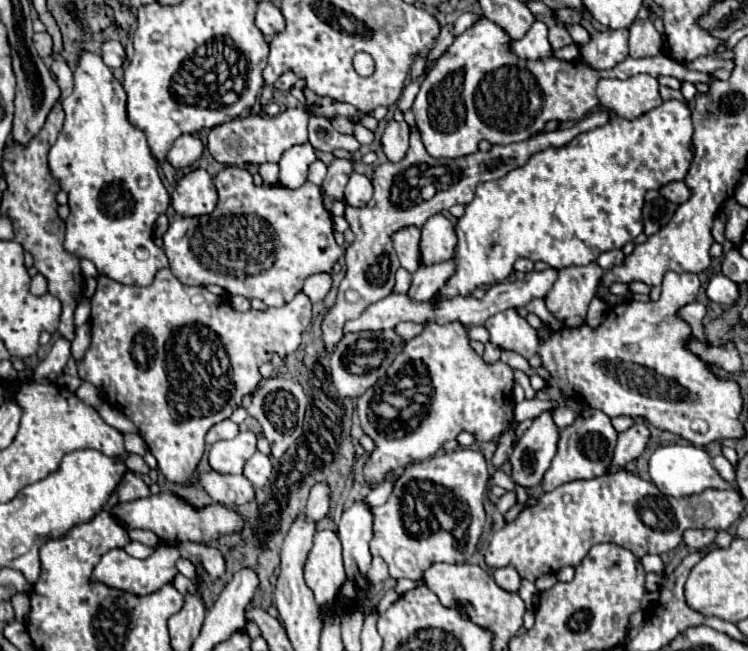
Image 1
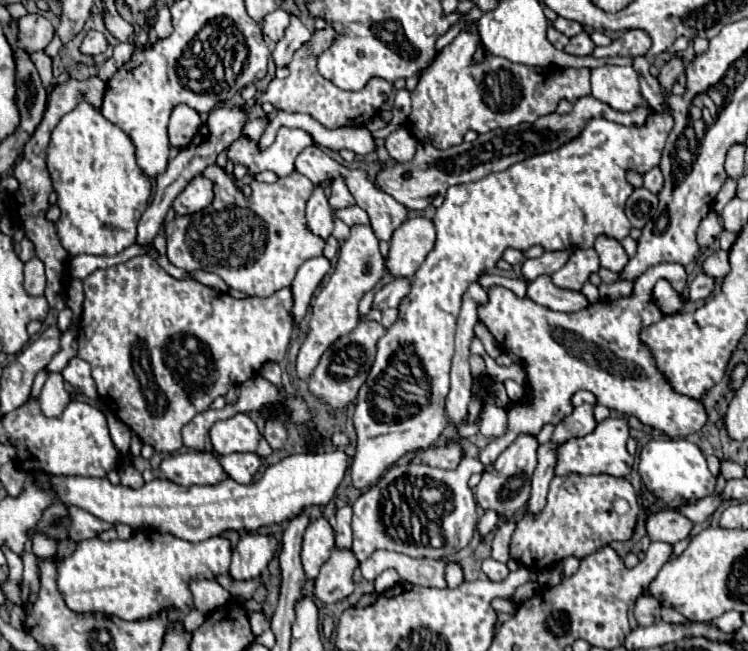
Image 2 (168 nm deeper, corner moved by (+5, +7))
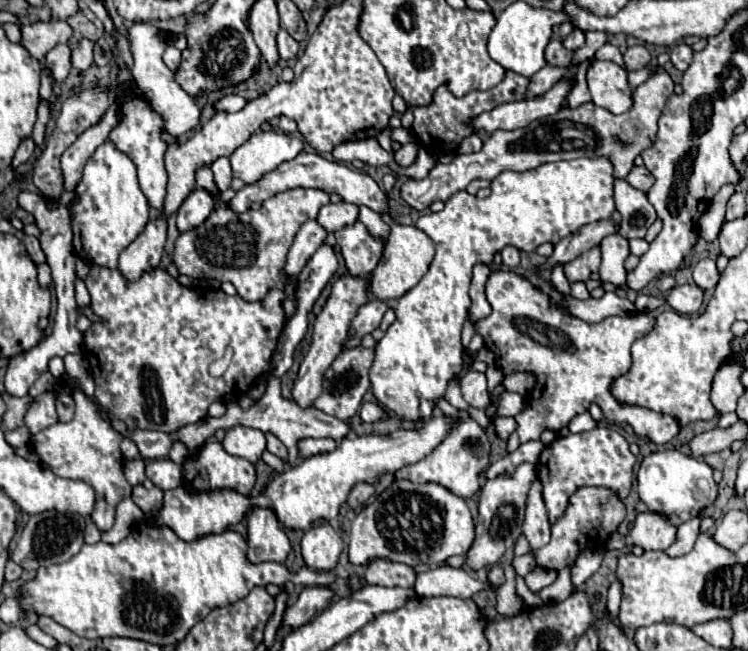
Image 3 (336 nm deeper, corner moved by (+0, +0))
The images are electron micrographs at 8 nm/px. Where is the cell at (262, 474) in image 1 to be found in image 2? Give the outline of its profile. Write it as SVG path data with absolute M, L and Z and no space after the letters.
M244 452L244 454L228 454L220 456L220 464L228 472L228 476L240 484L250 484L254 474L260 470L262 462L260 456L254 452Z

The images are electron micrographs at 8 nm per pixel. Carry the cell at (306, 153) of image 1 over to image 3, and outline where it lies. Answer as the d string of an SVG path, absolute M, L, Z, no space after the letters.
M277 131L253 133L229 155L233 177L253 183L257 177L269 173L269 169L275 169L281 161L291 161L301 151L303 141L293 135Z

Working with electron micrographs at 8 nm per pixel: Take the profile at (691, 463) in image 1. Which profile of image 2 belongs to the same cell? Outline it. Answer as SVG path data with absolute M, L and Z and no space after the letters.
M684 438L650 440L640 452L638 472L642 476L646 490L652 492L654 496L664 498L664 500L672 500L672 498L678 498L678 496L682 496L686 500L704 498L704 496L712 494L714 488L716 488L716 478L708 472L706 458L704 458L702 450L696 444L692 444Z

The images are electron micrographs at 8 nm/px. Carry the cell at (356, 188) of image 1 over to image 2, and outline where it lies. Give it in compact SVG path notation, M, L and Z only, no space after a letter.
M338 176L334 182L332 182L332 196L330 196L330 206L332 210L338 210L338 208L346 208L346 206L354 206L356 200L352 198L348 186L346 186L346 178L344 176Z

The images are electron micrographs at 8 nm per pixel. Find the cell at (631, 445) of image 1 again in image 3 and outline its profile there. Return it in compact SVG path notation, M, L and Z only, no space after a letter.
M595 427L591 431L557 437L541 451L539 463L535 465L537 479L543 485L543 501L549 523L553 525L561 519L569 505L569 497L575 493L575 489L581 487L605 487L613 491L619 499L625 499L631 491L633 465L635 455L629 451L629 443L613 429Z

